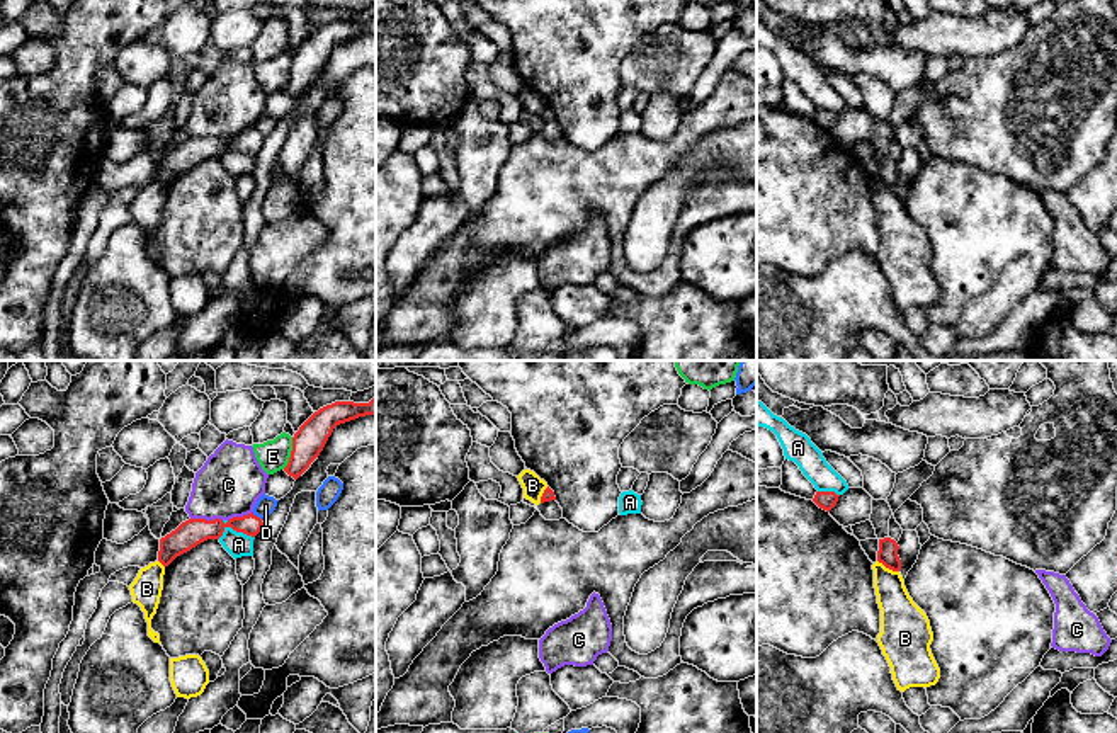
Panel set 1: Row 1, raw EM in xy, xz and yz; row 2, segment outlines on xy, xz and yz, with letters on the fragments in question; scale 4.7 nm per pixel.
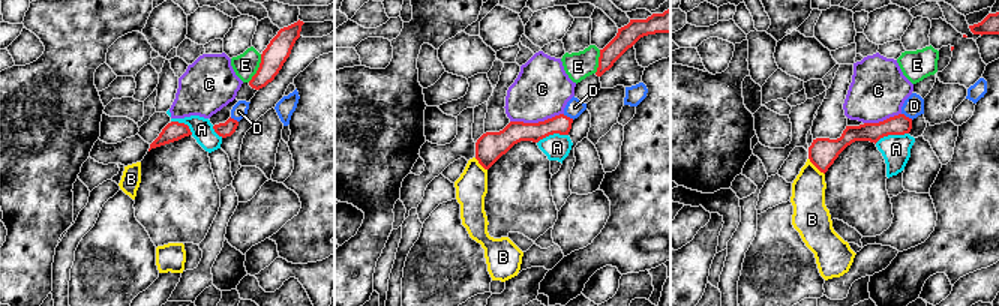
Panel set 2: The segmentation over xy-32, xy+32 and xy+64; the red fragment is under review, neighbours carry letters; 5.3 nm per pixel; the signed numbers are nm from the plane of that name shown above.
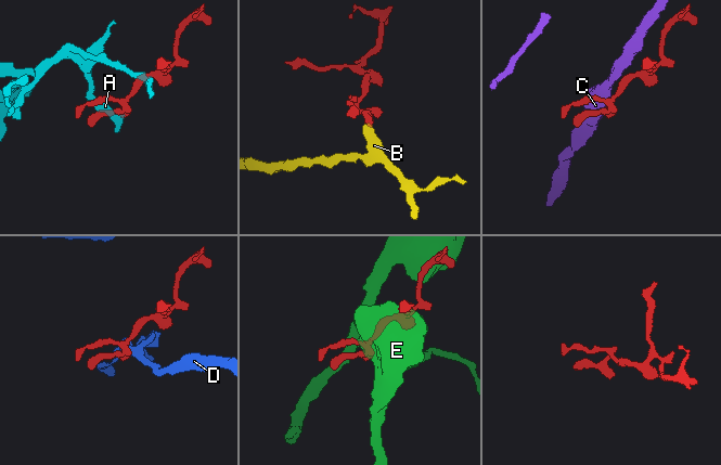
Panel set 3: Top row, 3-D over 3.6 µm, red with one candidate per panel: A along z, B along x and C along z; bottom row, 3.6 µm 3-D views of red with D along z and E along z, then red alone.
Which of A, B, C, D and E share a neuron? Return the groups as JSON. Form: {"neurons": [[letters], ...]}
{"neurons": [["A"], ["B"], ["C"], ["D"], ["E"]]}

